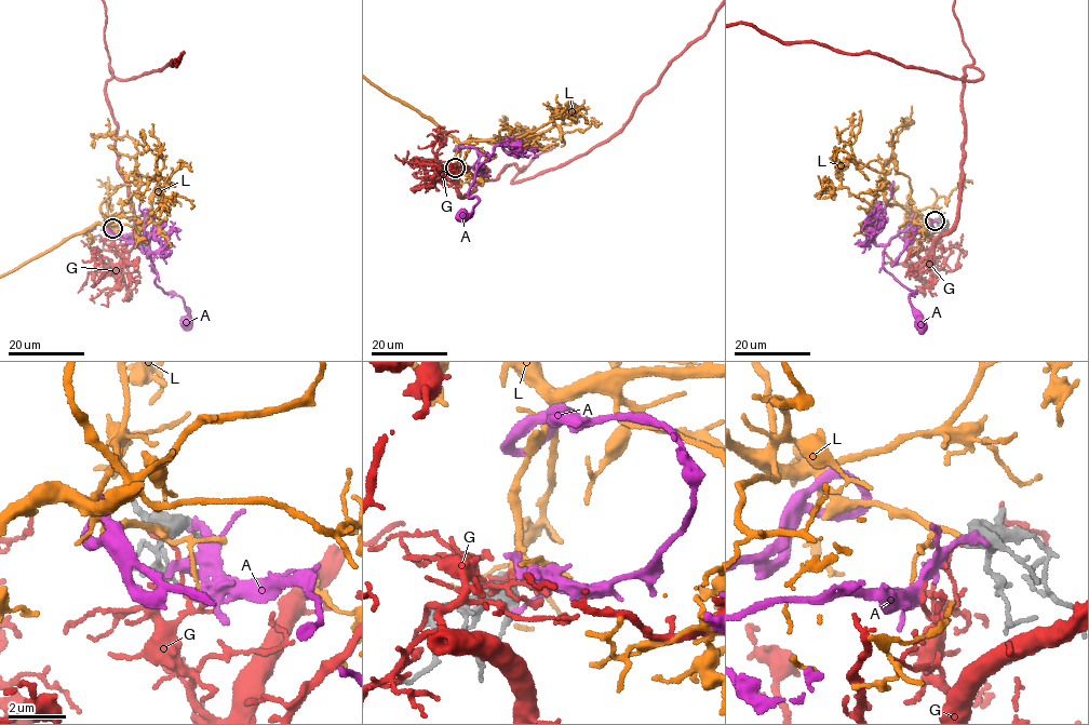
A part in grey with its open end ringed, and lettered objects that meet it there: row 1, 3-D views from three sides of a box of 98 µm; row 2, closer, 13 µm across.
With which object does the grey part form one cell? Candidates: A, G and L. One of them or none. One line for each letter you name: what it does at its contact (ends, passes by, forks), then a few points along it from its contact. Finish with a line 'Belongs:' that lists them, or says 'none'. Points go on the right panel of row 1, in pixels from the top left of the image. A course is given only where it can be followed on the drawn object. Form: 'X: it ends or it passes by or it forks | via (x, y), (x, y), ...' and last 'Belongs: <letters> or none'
L: it ends
Belongs: L

